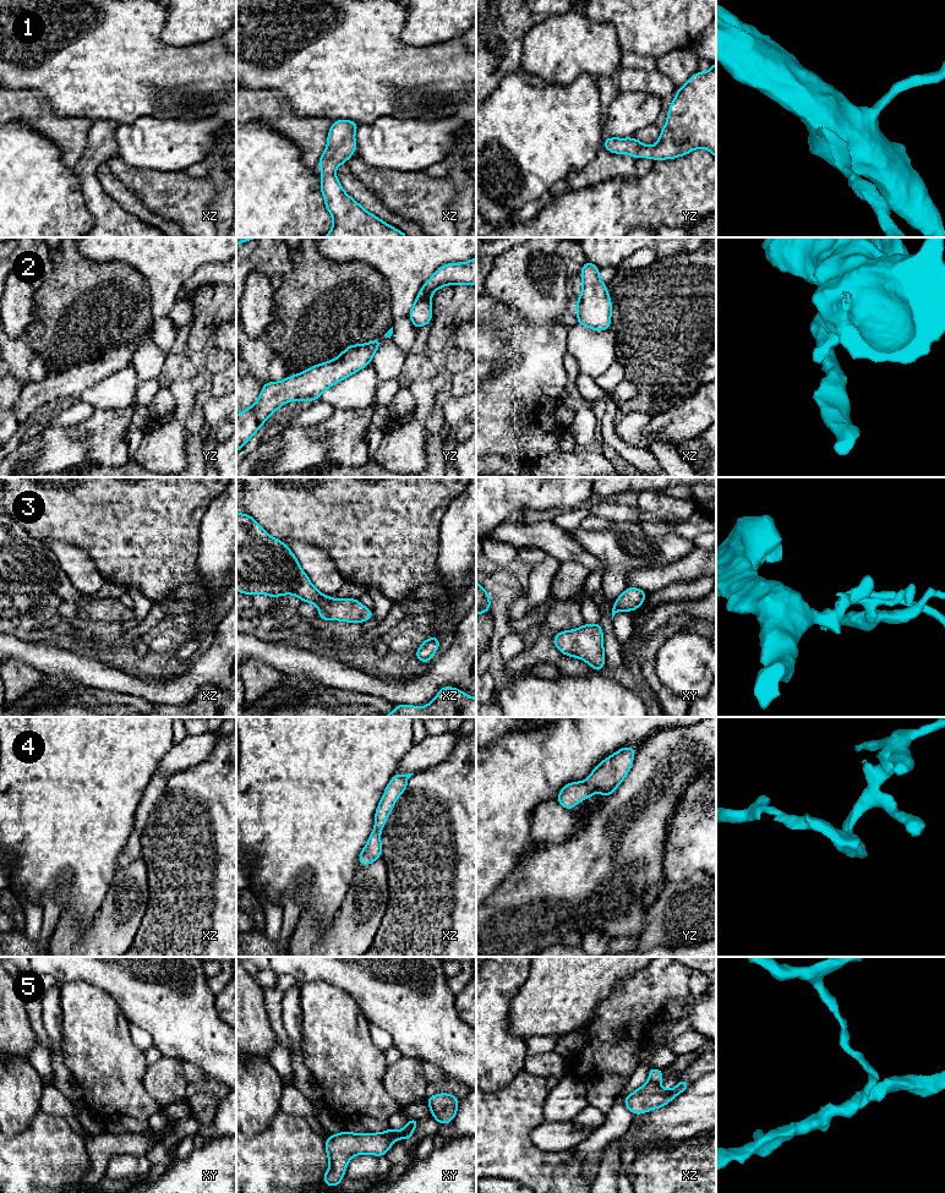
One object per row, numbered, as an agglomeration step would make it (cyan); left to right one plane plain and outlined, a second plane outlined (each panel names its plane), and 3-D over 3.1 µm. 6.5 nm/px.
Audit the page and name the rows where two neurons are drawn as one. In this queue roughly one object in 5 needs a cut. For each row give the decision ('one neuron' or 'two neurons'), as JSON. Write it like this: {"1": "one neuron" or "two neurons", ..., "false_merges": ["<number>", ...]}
{"1": "one neuron", "2": "one neuron", "3": "one neuron", "4": "one neuron", "5": "two neurons", "false_merges": ["5"]}

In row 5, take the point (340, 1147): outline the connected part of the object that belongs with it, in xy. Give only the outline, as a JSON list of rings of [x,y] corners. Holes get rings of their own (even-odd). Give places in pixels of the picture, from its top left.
[[[409,1118],[403,1131],[387,1129],[383,1133],[355,1134],[348,1131],[331,1135],[326,1139],[326,1151],[331,1162],[329,1170],[322,1181],[328,1187],[337,1187],[344,1178],[349,1160],[355,1155],[371,1154],[386,1156],[392,1144],[397,1139],[411,1132],[414,1122]]]

